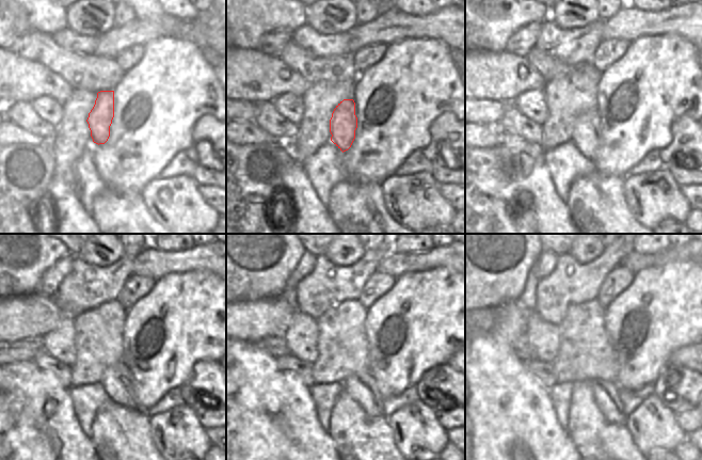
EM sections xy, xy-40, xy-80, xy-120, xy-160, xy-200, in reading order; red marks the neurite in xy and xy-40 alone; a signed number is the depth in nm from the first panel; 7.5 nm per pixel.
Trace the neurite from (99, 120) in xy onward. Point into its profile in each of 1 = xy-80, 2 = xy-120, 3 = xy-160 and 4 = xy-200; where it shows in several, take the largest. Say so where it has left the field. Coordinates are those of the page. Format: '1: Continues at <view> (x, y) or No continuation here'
1: Continues at xy-80 (587, 130)
2: Continues at xy-120 (116, 380)
3: Continues at xy-160 (362, 386)
4: Continues at xy-200 (606, 396)

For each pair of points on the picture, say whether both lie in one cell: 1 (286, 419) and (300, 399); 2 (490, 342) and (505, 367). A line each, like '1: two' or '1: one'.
1: one
2: one

